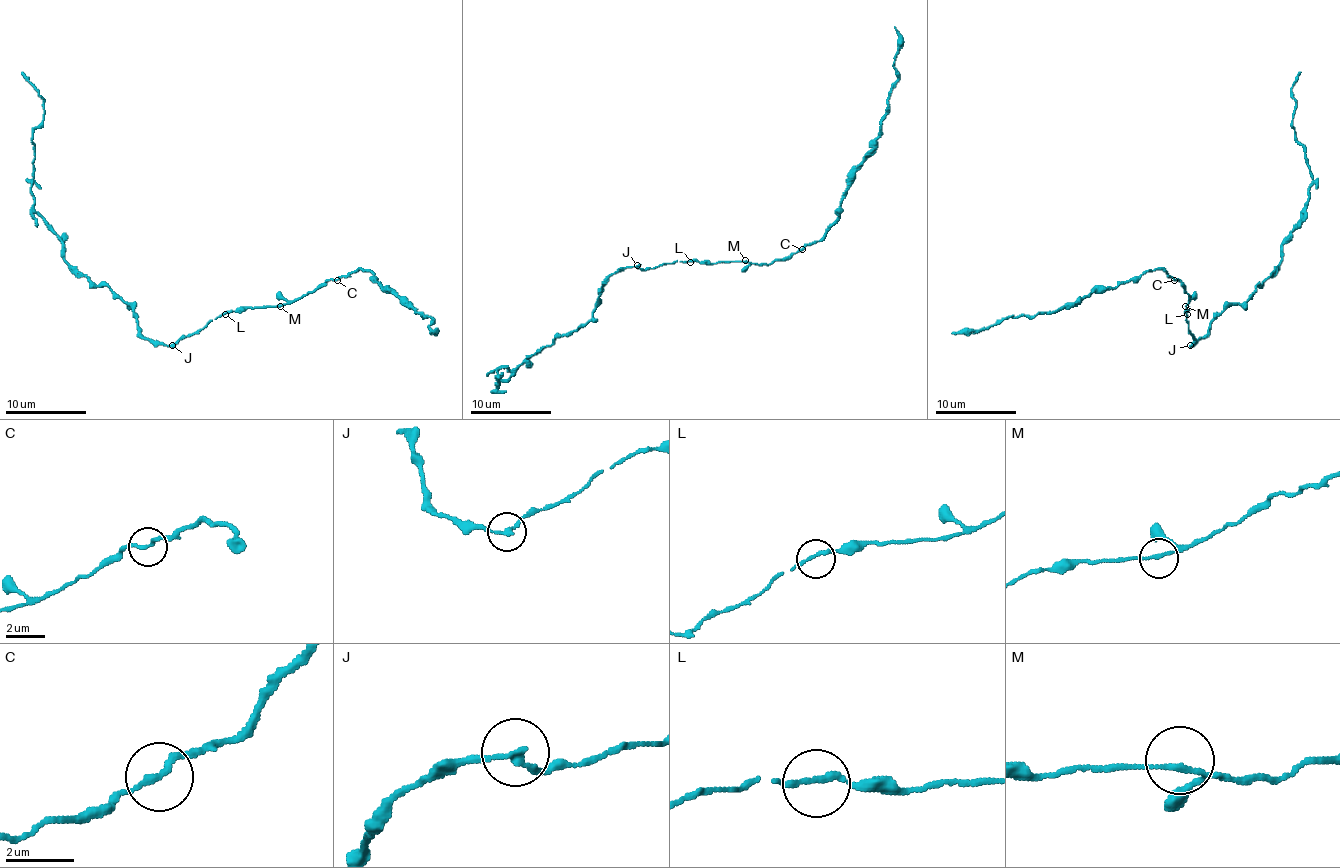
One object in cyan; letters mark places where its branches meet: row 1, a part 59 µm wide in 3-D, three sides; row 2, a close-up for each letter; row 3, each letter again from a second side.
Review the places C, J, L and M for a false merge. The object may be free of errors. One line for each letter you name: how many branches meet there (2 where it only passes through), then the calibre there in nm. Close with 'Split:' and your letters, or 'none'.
J: 2 | 170 nm
Split: J

